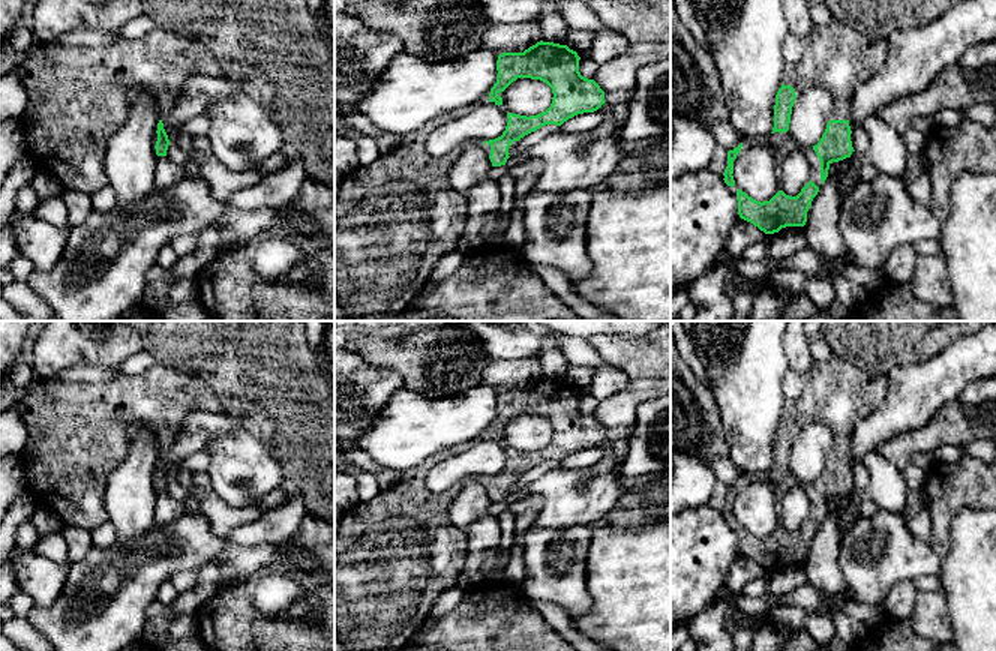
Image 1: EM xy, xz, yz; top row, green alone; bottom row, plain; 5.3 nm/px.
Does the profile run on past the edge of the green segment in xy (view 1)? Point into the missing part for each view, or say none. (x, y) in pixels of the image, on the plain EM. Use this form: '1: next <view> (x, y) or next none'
1: next none

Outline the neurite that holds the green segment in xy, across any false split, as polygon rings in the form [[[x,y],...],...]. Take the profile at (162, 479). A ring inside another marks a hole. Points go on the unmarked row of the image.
[[[159,456],[159,459],[158,459],[156,470],[158,470],[158,477],[156,477],[156,482],[154,482],[156,490],[158,492],[166,492],[170,476],[168,476],[168,471],[166,471],[165,465],[164,465],[162,456]]]

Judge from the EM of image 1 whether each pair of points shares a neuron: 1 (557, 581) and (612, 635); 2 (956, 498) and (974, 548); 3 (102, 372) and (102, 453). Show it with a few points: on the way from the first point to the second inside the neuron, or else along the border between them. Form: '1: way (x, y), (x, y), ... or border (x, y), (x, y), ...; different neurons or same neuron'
1: border (587, 576), (590, 609), (572, 623); different neurons
2: border (980, 507), (963, 507), (956, 515); different neurons
3: border (120, 372), (102, 381), (66, 381); different neurons

